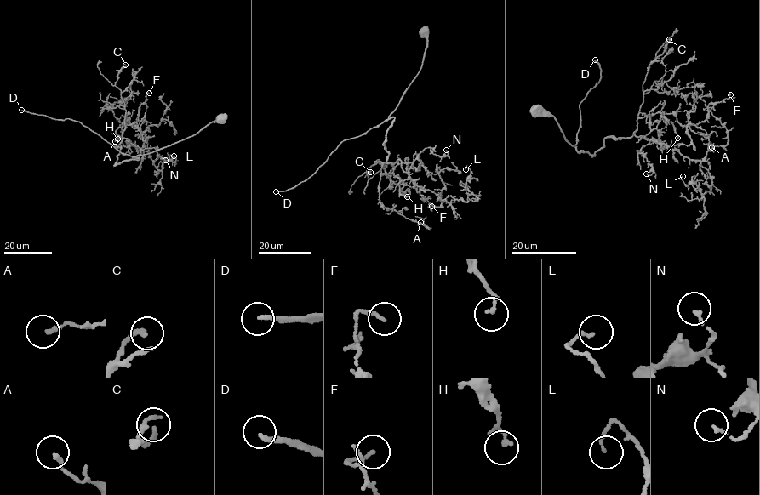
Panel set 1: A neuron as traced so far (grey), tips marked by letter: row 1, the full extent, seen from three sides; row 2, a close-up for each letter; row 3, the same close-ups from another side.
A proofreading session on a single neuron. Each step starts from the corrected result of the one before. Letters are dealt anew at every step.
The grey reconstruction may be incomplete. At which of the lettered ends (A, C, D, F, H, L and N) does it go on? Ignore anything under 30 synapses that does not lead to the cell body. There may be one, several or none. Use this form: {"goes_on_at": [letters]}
{"goes_on_at": ["C", "D"]}

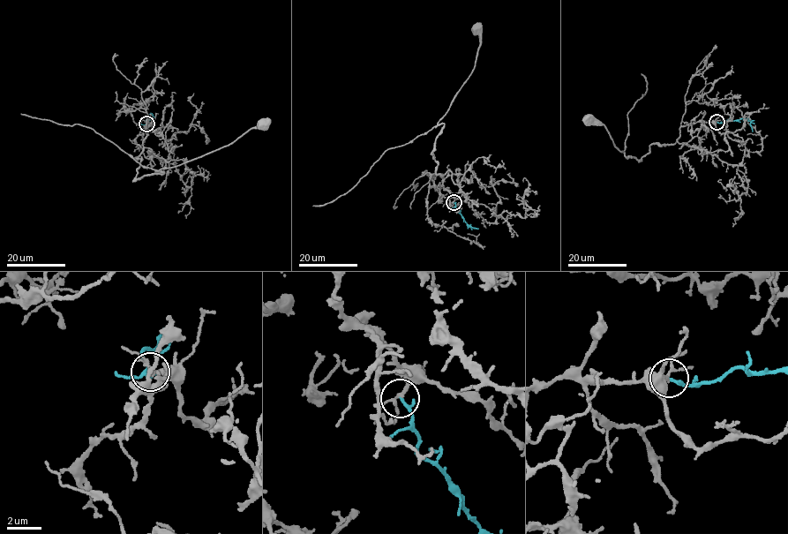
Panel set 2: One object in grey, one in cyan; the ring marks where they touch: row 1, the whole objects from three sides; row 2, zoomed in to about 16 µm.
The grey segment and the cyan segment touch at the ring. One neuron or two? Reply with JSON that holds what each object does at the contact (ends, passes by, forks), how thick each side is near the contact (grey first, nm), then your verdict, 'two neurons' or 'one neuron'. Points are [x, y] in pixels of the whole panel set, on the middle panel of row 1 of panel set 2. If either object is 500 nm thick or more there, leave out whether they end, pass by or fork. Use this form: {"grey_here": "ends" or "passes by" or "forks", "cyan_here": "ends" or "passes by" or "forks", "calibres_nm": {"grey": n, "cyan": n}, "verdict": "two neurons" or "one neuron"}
{"grey_here": "forks", "cyan_here": "passes by", "calibres_nm": {"grey": 150, "cyan": 120}, "verdict": "one neuron"}

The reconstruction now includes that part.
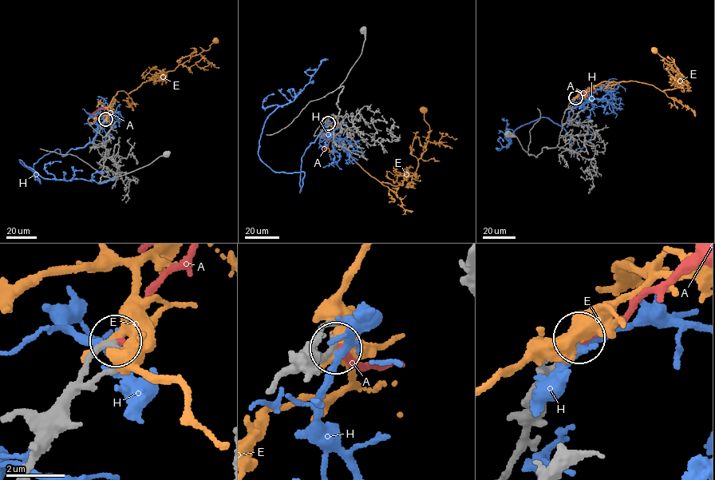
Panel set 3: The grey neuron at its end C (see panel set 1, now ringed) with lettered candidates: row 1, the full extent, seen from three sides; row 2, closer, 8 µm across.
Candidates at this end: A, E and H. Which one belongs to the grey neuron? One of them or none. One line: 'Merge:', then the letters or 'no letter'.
Merge: A

